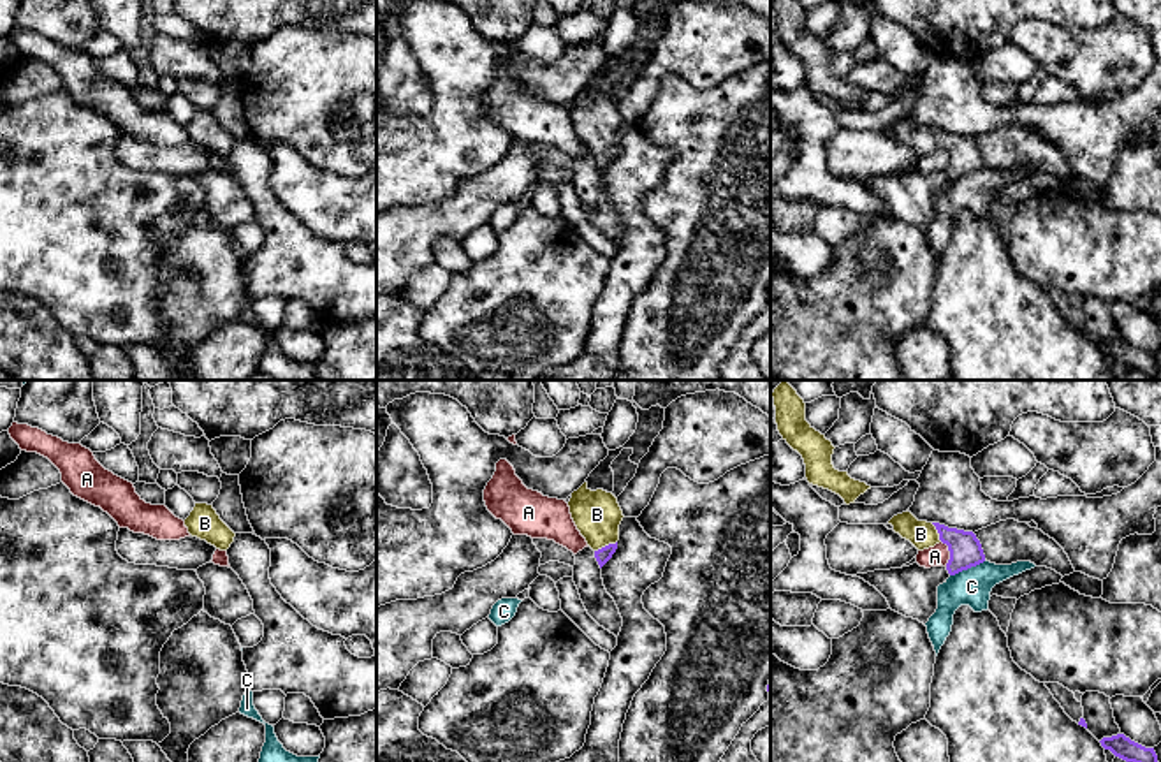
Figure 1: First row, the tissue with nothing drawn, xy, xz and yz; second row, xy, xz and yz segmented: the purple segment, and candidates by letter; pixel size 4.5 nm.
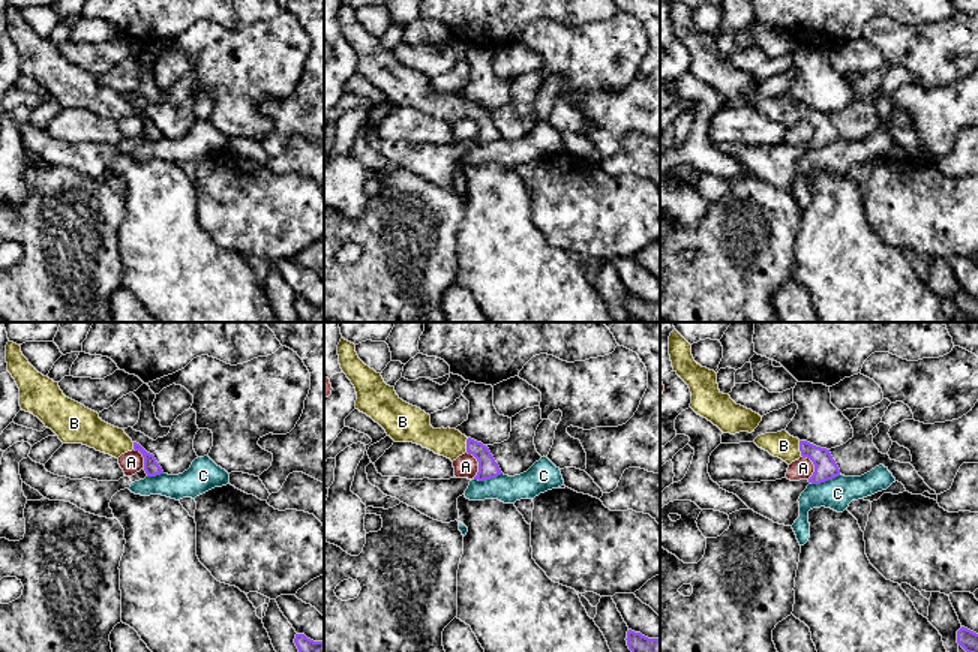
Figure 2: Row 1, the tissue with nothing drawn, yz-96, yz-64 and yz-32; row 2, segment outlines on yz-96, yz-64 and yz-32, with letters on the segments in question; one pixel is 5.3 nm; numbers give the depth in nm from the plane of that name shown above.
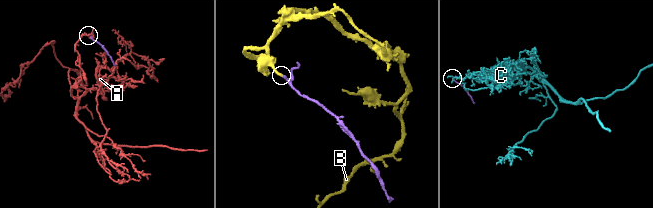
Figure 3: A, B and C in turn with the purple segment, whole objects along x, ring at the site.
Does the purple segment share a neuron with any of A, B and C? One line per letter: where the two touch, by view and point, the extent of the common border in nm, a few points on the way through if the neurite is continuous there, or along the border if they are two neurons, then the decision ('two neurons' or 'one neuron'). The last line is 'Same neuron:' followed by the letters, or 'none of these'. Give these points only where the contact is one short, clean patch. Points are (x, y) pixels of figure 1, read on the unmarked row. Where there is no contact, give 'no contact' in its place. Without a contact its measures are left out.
A: meets purple in yz at (950, 159); contact 120 nm long; two neurons
B: meets purple in xz at (606, 152); contact 120 nm long; runs through xz (604, 161), (606, 152), (597, 120); one neuron
C: meets purple in yz at (968, 173); contact 180 nm long; border along yz (985, 166), (950, 182); two neurons
Same neuron: B

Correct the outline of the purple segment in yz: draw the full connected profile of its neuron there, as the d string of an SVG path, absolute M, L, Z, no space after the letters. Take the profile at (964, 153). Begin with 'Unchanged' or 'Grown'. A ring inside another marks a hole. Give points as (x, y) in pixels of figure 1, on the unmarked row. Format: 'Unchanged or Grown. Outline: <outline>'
Grown. Outline: M908 116L894 121L888 130L892 130L894 137L909 146L918 157L934 153L939 148L946 150L950 157L946 176L950 181L985 167L982 150L973 137L918 127Z

